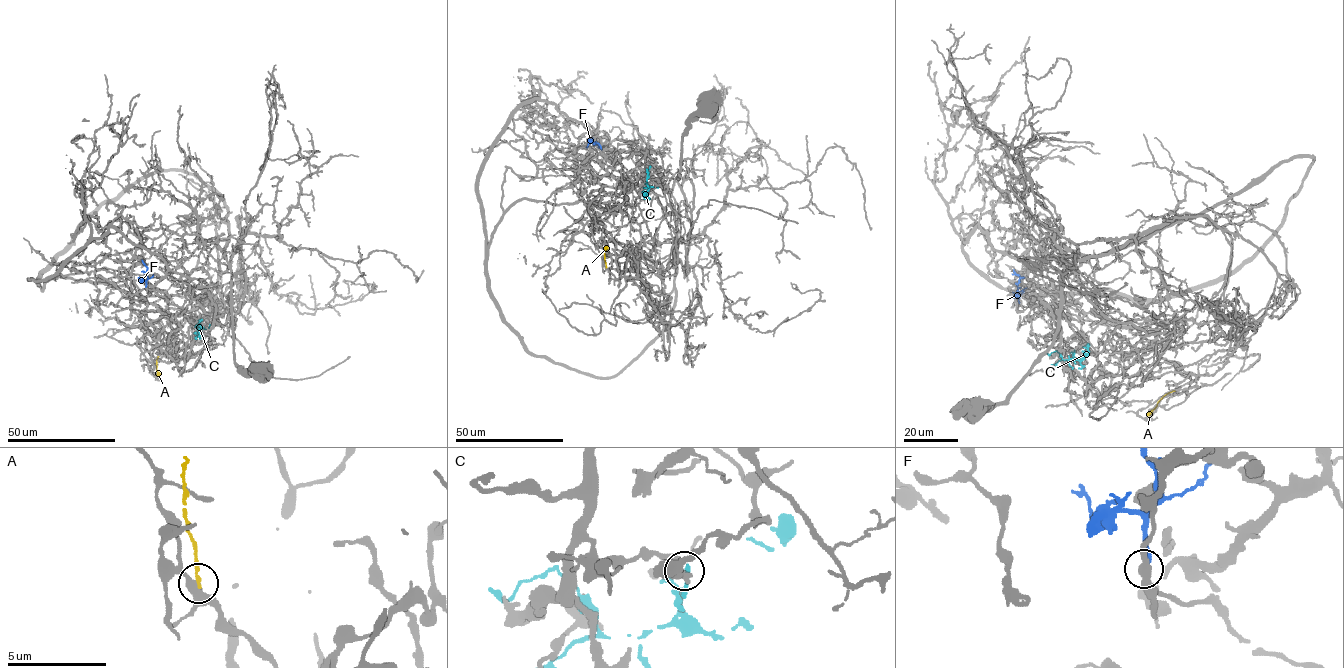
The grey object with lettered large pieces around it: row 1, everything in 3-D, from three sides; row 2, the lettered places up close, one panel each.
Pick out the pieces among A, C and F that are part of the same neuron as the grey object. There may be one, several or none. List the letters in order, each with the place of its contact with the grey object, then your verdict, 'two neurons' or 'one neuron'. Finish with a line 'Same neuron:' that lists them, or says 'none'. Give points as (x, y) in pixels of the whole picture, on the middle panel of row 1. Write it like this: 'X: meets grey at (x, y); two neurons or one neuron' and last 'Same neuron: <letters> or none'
A: meets grey at (606, 267); two neurons
C: meets grey at (658, 187); two neurons
F: meets grey at (594, 143); two neurons
Same neuron: none

